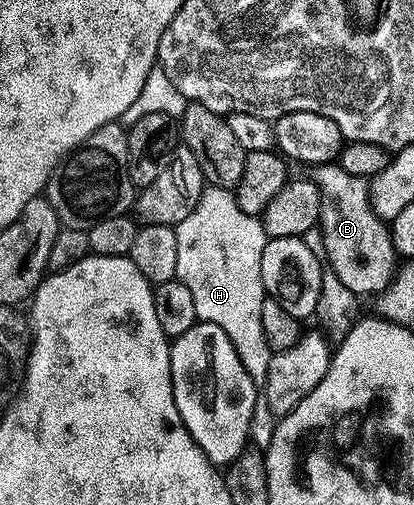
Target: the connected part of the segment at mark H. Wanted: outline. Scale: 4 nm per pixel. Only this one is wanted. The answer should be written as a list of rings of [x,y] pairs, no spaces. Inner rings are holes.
[[[208,185],[201,191],[200,200],[190,216],[176,226],[175,232],[178,241],[176,279],[190,289],[198,319],[223,328],[252,382],[259,388],[264,387],[273,355],[263,336],[262,326],[262,302],[267,297],[262,280],[262,254],[269,239],[265,227],[258,217],[239,208],[236,195],[232,191]]]

